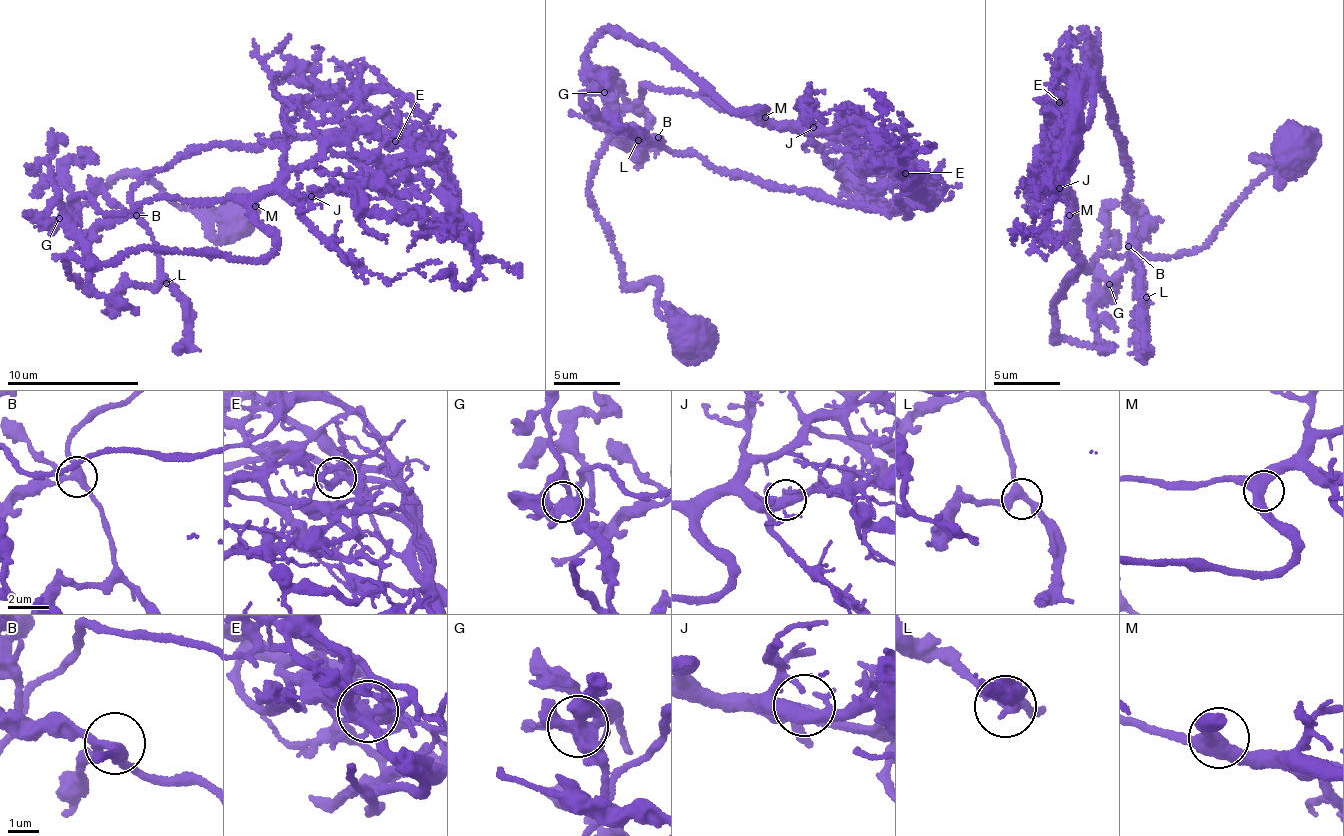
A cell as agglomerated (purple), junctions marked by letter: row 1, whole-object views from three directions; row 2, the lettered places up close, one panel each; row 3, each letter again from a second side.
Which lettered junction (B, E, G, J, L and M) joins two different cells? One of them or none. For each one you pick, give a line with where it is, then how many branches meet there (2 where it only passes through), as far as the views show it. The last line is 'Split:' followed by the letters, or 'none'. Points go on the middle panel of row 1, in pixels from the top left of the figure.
E: (905, 173) | 3
Split: E

